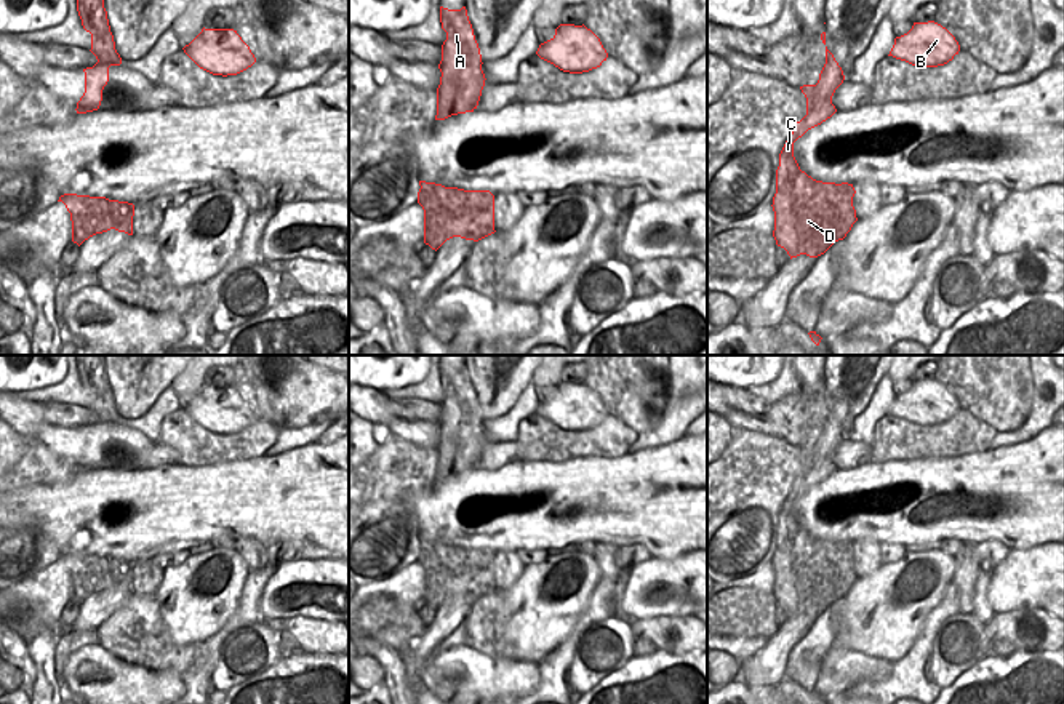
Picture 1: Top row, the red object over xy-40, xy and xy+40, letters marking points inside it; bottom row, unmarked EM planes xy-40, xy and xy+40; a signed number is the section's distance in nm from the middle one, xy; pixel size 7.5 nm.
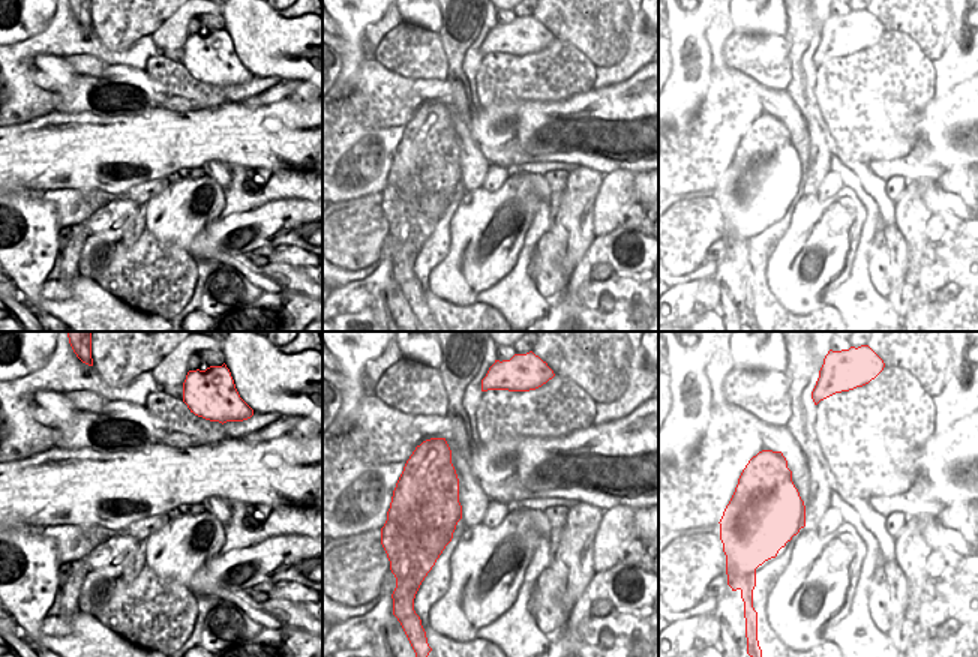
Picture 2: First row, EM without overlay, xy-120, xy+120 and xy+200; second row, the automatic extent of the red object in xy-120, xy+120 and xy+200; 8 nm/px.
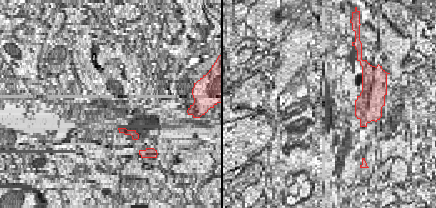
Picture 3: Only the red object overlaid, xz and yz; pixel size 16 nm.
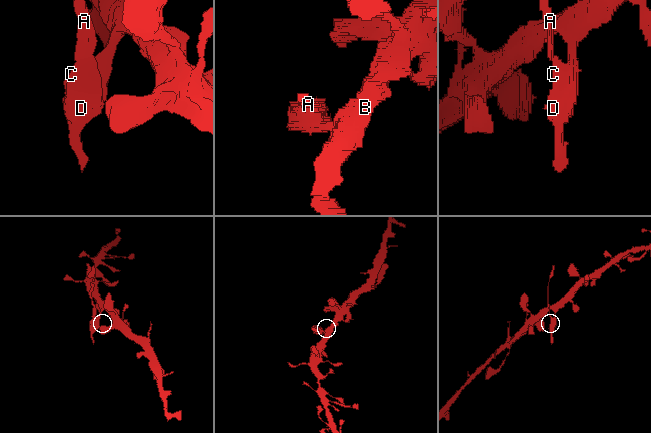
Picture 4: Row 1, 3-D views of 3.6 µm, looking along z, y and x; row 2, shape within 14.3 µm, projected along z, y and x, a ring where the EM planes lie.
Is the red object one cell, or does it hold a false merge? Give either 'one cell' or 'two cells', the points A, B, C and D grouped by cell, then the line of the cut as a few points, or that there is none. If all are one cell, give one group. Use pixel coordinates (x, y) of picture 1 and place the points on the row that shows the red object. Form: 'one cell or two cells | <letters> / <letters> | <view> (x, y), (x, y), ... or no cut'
two cells | A / B C D | xy+40 (831, 101), (807, 112)

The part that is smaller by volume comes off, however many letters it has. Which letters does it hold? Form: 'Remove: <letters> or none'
Remove: A

